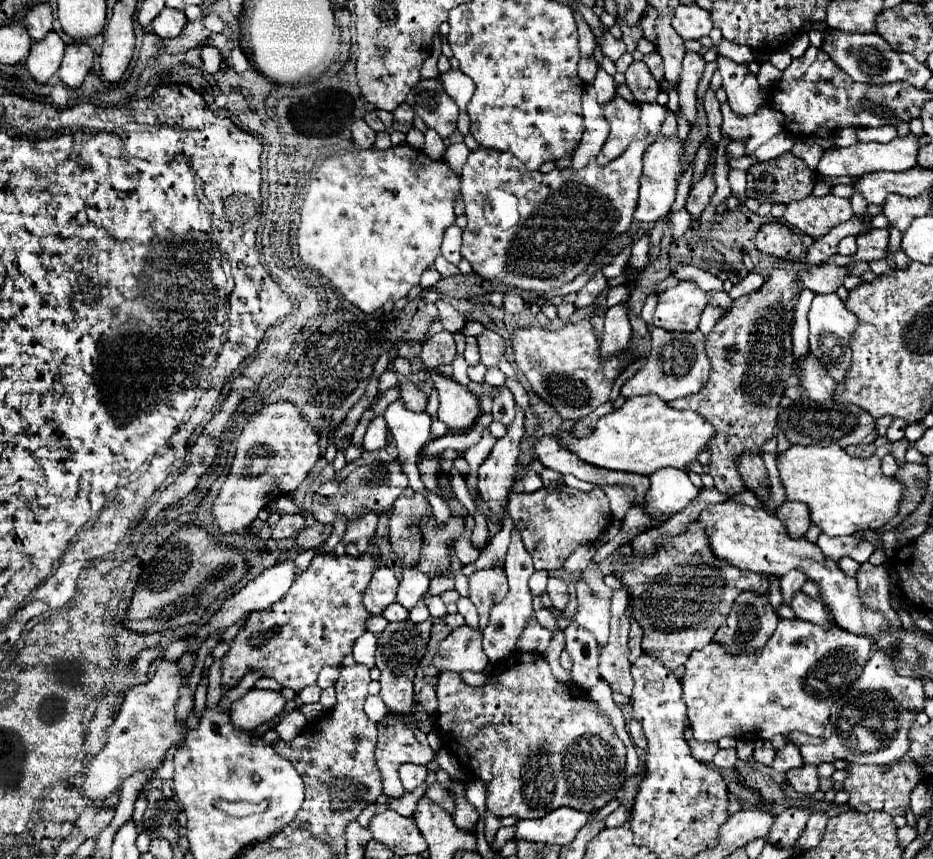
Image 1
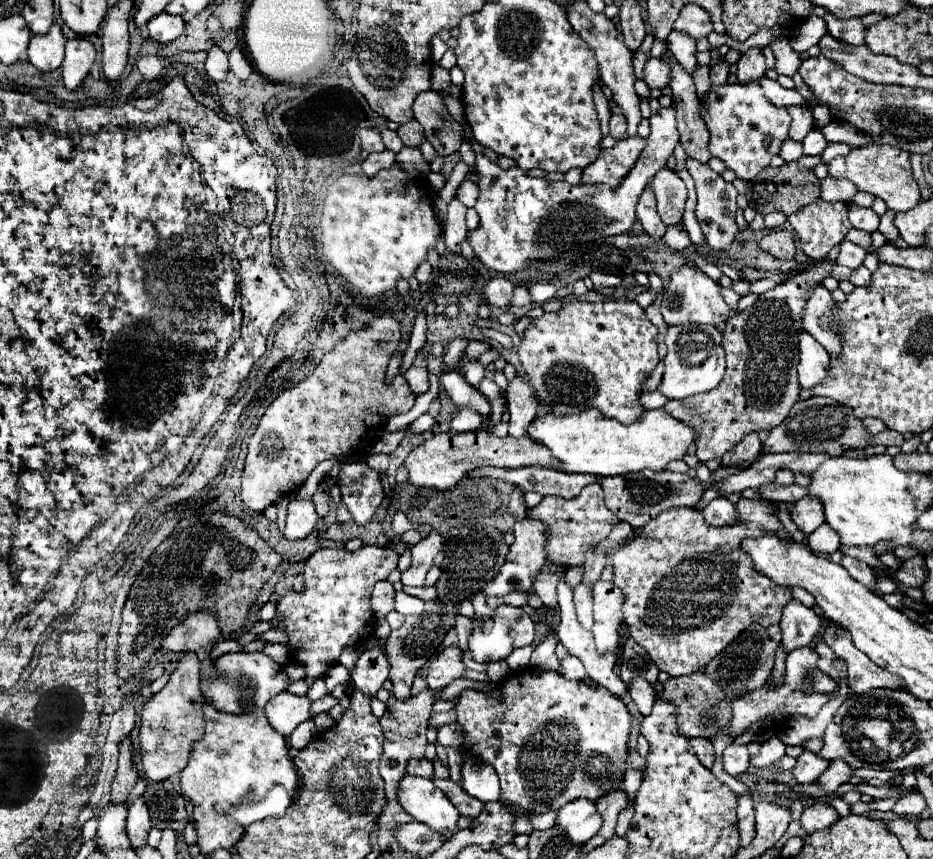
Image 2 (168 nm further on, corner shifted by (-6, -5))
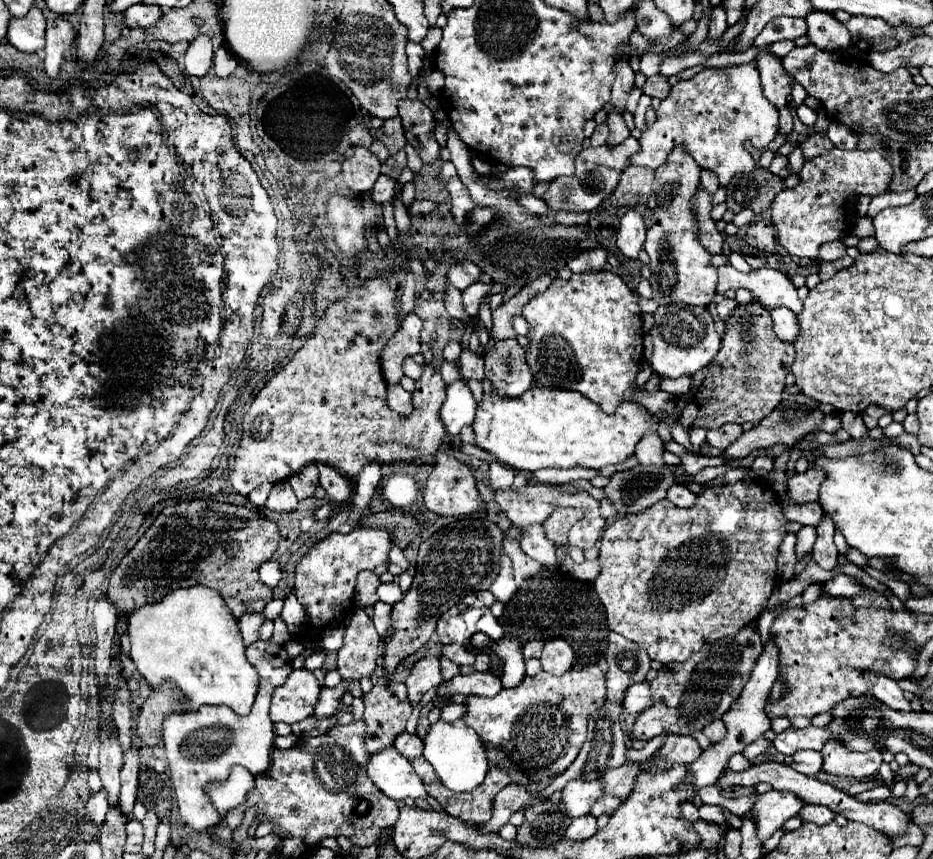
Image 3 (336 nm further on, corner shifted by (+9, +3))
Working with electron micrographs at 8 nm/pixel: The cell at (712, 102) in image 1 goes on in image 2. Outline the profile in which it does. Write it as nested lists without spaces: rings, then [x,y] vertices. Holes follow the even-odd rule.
[[[719,59],[719,63],[711,69],[711,85],[713,87],[725,85],[727,83],[727,75],[729,75],[729,65],[723,59]]]

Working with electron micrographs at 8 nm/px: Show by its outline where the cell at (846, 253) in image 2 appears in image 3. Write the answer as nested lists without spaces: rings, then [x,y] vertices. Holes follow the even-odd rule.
[[[830,241],[820,247],[820,259],[822,261],[836,261],[846,255],[846,245],[842,241]]]

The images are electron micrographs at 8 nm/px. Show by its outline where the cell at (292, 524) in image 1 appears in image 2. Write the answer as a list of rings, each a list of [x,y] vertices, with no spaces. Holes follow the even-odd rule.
[[[293,499],[287,509],[285,539],[287,541],[301,541],[315,529],[315,525],[317,525],[317,513],[315,513],[313,501]]]

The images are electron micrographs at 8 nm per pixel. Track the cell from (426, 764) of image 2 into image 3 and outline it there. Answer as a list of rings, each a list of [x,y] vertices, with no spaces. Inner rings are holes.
[[[400,733],[400,735],[396,737],[396,741],[394,741],[394,747],[396,747],[404,757],[412,759],[412,757],[416,757],[416,755],[420,755],[420,753],[422,753],[424,743],[422,743],[422,739],[420,739],[418,735]]]

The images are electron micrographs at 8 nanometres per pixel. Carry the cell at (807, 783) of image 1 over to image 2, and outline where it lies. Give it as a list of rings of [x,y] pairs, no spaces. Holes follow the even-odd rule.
[[[835,759],[829,763],[829,767],[819,775],[819,779],[815,781],[823,791],[827,793],[835,793],[839,785],[847,783],[851,777],[851,767],[847,767],[847,763]]]

